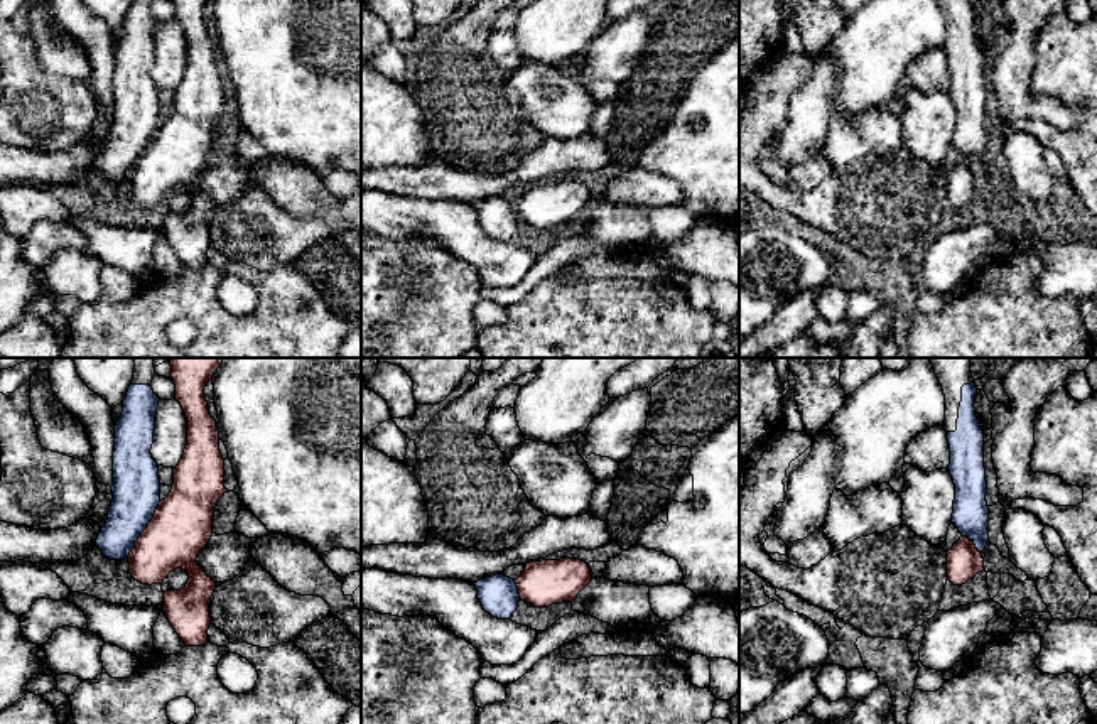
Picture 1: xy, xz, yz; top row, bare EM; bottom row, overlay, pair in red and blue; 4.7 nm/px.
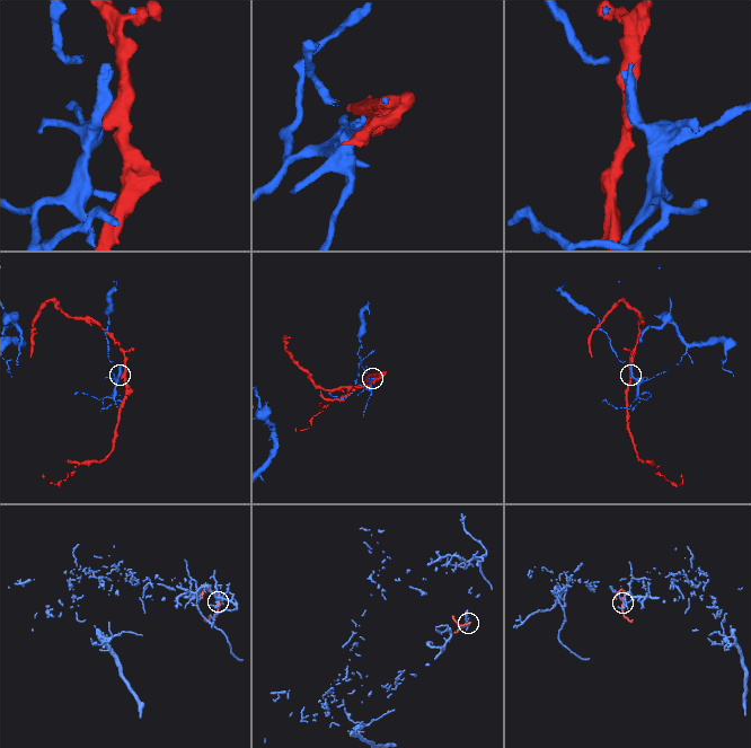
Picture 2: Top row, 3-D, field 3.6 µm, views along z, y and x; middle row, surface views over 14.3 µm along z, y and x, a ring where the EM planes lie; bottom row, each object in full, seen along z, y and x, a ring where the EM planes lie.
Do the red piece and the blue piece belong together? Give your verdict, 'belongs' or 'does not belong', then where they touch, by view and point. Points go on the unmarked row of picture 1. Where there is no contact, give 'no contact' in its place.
does not belong | xy (144, 152)

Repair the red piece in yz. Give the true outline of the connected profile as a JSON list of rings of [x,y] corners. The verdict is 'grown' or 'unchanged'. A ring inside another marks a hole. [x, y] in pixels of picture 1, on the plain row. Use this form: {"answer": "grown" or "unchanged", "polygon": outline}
{"answer": "unchanged", "polygon": [[[967,159],[947,174],[947,197],[954,208],[962,208],[975,196],[986,192],[982,176],[975,170],[974,164]]]}

